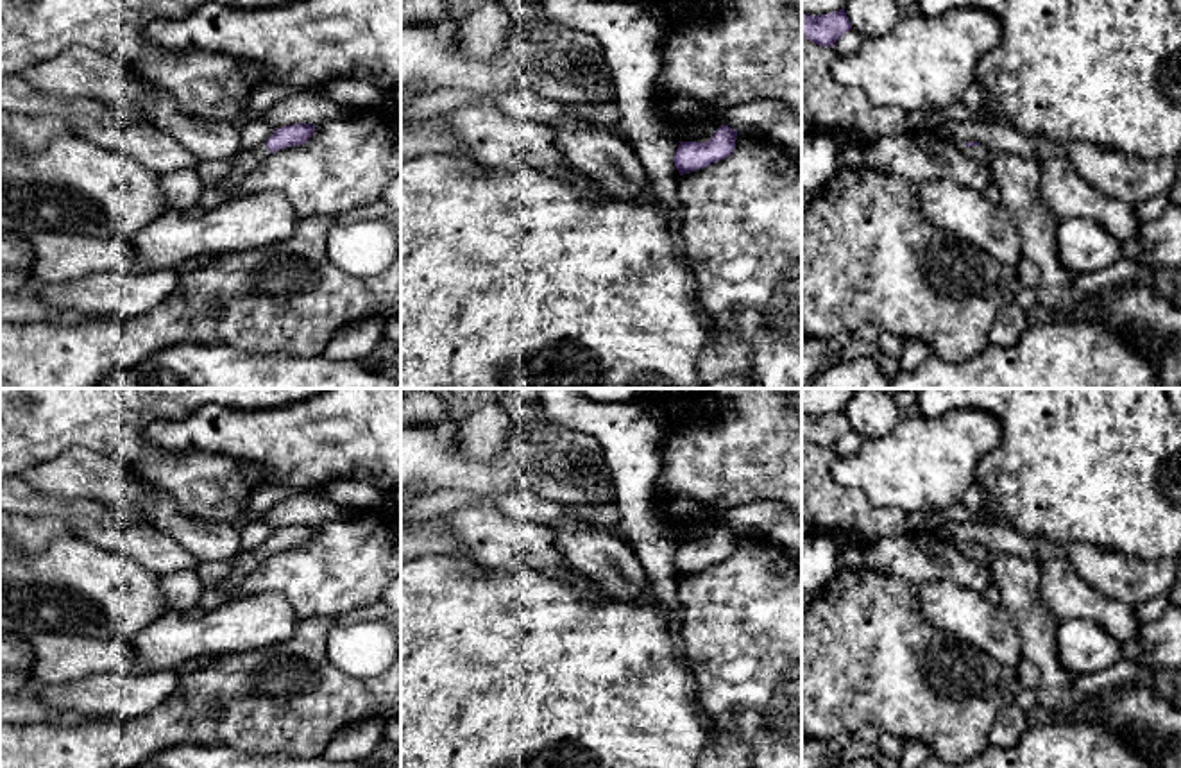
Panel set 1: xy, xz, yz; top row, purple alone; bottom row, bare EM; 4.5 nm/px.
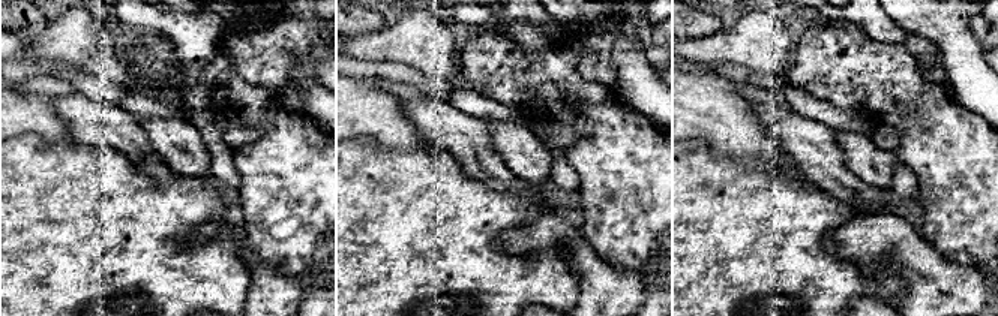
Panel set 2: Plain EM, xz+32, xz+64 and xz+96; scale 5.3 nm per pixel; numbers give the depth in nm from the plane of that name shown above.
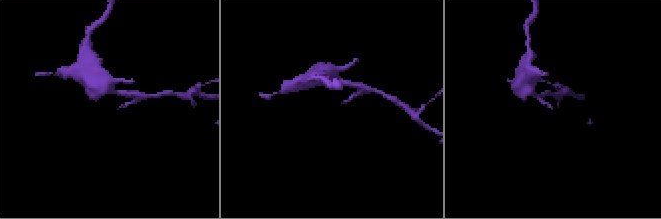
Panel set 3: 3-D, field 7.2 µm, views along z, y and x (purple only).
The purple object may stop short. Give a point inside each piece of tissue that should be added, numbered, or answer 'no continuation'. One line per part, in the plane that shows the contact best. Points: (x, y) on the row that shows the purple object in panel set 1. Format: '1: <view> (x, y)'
1: yz (981, 153)

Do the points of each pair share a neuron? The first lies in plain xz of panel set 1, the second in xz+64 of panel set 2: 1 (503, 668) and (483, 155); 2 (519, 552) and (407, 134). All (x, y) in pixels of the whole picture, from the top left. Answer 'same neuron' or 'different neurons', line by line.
1: different neurons
2: different neurons

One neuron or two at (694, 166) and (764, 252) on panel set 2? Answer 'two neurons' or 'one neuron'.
one neuron

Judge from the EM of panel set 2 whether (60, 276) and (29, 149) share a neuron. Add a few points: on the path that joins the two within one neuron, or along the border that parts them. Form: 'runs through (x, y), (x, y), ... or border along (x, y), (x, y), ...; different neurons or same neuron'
runs through (29, 244), (29, 180); same neuron

